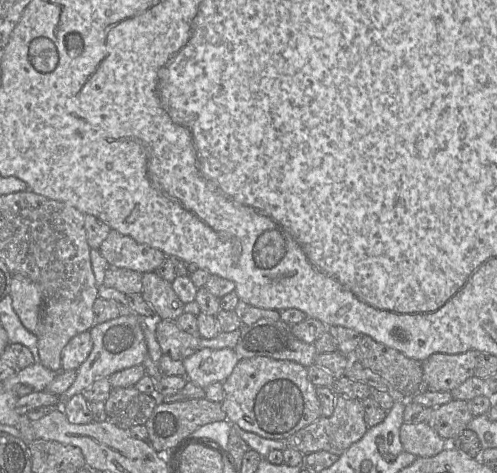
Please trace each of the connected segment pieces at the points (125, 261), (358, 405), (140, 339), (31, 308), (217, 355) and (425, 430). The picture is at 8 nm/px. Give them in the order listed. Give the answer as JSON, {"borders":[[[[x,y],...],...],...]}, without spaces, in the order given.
{"borders":[[[[111,229],[101,243],[100,253],[108,264],[139,272],[155,272],[167,256],[160,250],[141,244],[128,235]]],[[[336,395],[334,411],[330,417],[319,417],[289,436],[285,442],[288,448],[299,451],[303,456],[318,451],[326,451],[341,456],[352,444],[363,437],[367,429],[362,402],[343,395]]],[[[137,314],[120,316],[116,319],[94,324],[90,330],[93,347],[88,358],[77,369],[77,374],[70,388],[59,395],[59,404],[62,407],[71,397],[82,394],[93,382],[109,378],[113,373],[120,370],[143,365],[147,352],[146,341],[142,329],[142,319]]],[[[21,275],[11,276],[12,306],[23,326],[36,335],[42,306],[40,287]]],[[[200,348],[183,360],[186,379],[206,388],[214,382],[223,383],[239,361],[234,349]]],[[[404,422],[400,427],[400,440],[404,451],[416,457],[434,457],[446,448],[446,441],[427,423]]]]}

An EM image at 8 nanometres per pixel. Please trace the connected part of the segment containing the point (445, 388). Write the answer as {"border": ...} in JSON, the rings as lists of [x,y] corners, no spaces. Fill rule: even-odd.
{"border":[[[477,350],[461,354],[435,353],[422,362],[423,381],[428,391],[451,392],[474,376]]]}

